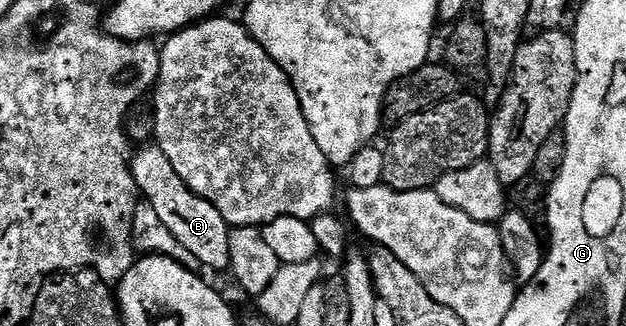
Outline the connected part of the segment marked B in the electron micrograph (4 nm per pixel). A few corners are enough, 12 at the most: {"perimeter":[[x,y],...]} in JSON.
{"perimeter":[[158,147],[130,158],[136,190],[181,247],[230,270],[227,221]]}

